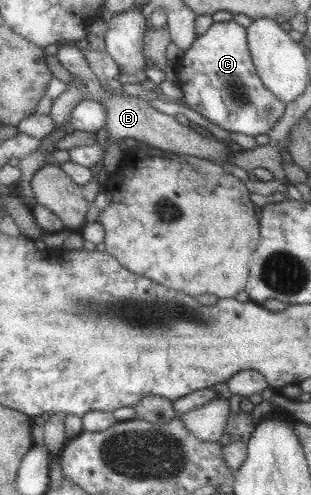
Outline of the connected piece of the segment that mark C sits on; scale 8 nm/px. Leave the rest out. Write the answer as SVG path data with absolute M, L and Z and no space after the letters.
M231 21L212 22L207 30L195 37L191 46L174 61L176 84L183 93L186 106L209 122L229 133L241 133L250 137L269 133L281 119L285 104L279 102L257 77L245 40L245 29Z

